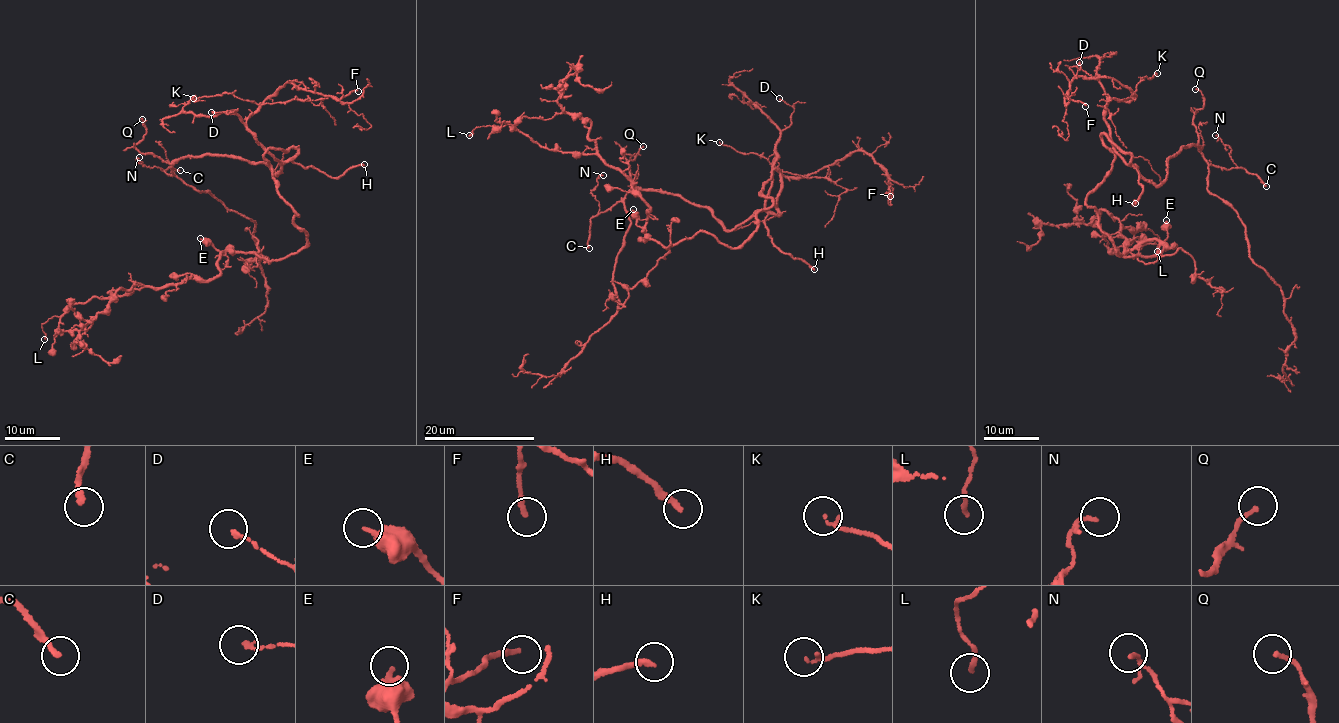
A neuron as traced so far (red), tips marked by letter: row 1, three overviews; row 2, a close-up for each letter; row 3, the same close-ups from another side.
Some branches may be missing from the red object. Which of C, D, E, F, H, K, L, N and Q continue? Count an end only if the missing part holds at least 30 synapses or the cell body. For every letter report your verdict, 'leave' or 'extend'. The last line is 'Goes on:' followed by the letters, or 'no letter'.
C: leave
D: leave
E: extend
F: leave
H: extend
K: leave
L: leave
N: leave
Q: leave
Goes on: E, H

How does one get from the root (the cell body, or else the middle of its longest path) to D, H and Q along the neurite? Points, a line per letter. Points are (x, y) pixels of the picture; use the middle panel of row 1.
D: (769, 179), (775, 169), (780, 173), (777, 215), (765, 202), (779, 158), (776, 146), (794, 110), (779, 98)
H: (769, 179), (775, 169), (780, 173), (776, 201), (779, 213), (767, 215), (768, 233), (775, 246), (814, 269)
Q: (769, 179), (780, 173), (778, 214), (726, 229), (708, 208), (633, 184), (623, 152), (632, 160), (643, 146)

